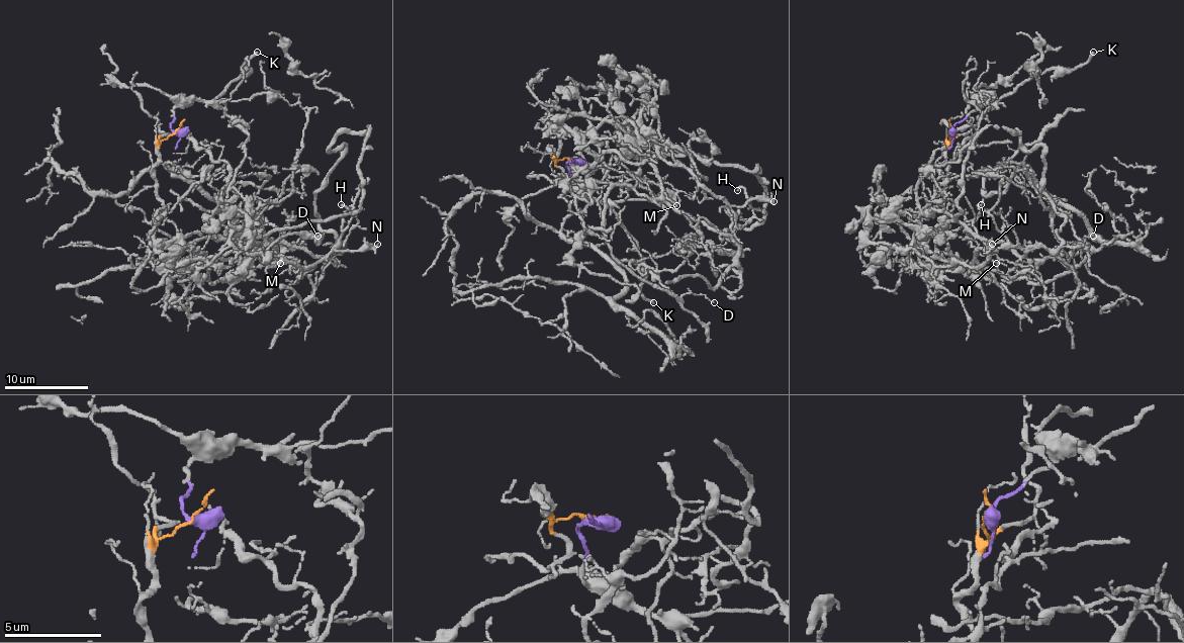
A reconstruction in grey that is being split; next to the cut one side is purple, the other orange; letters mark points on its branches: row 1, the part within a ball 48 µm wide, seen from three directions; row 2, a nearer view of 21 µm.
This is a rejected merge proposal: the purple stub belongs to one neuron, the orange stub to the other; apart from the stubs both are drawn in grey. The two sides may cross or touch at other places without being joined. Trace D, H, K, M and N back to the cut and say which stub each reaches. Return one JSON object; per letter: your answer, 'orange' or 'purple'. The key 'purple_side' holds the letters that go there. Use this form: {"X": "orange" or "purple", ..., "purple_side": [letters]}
{"D": "orange", "H": "orange", "K": "purple", "M": "orange", "N": "orange", "purple_side": ["K"]}

